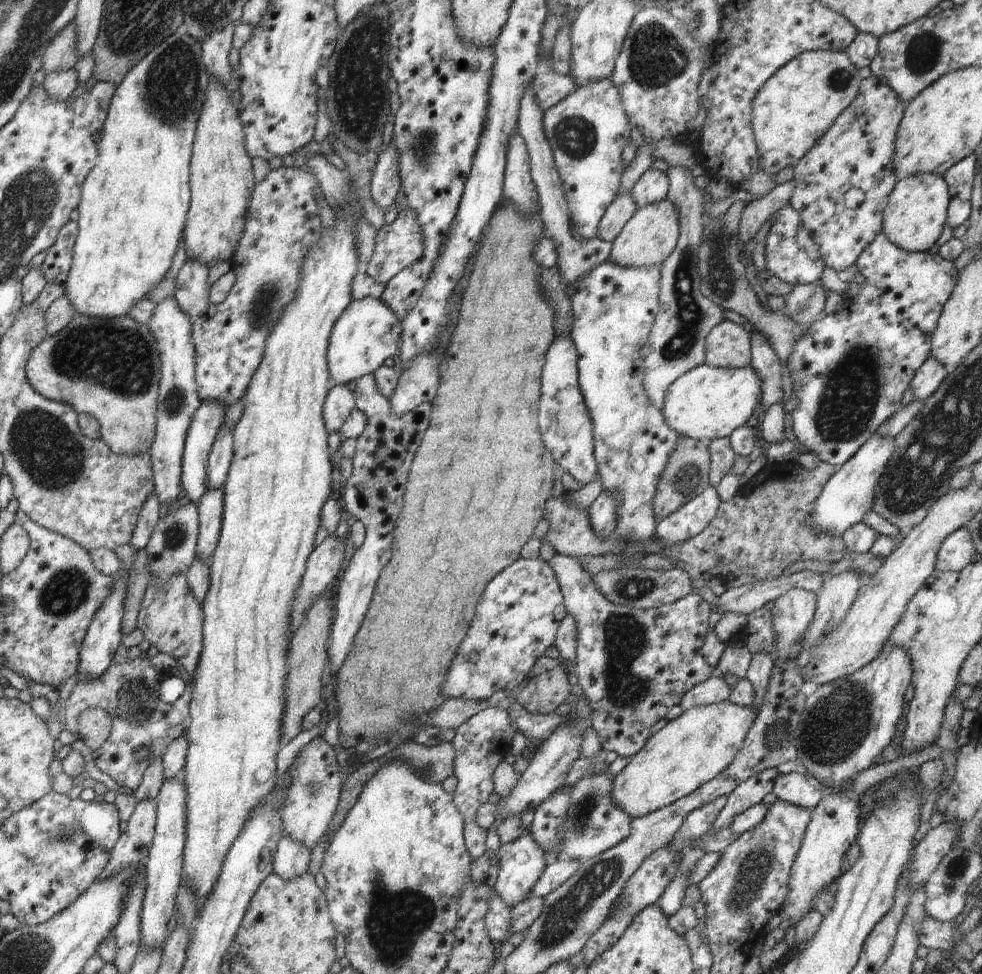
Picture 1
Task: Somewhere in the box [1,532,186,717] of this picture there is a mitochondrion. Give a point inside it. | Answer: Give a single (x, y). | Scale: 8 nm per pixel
(68, 590)

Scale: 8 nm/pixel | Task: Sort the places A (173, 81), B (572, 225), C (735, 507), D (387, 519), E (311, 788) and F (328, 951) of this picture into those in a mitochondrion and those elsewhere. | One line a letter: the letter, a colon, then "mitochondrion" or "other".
A: mitochondrion
B: other
C: other
D: other
E: mitochondrion
F: other

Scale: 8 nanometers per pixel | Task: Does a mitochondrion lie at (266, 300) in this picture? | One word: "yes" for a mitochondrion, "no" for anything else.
yes

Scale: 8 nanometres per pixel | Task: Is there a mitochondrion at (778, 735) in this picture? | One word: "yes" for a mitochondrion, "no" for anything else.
yes

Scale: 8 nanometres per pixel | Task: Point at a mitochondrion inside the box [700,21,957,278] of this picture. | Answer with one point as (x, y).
(922, 52)

